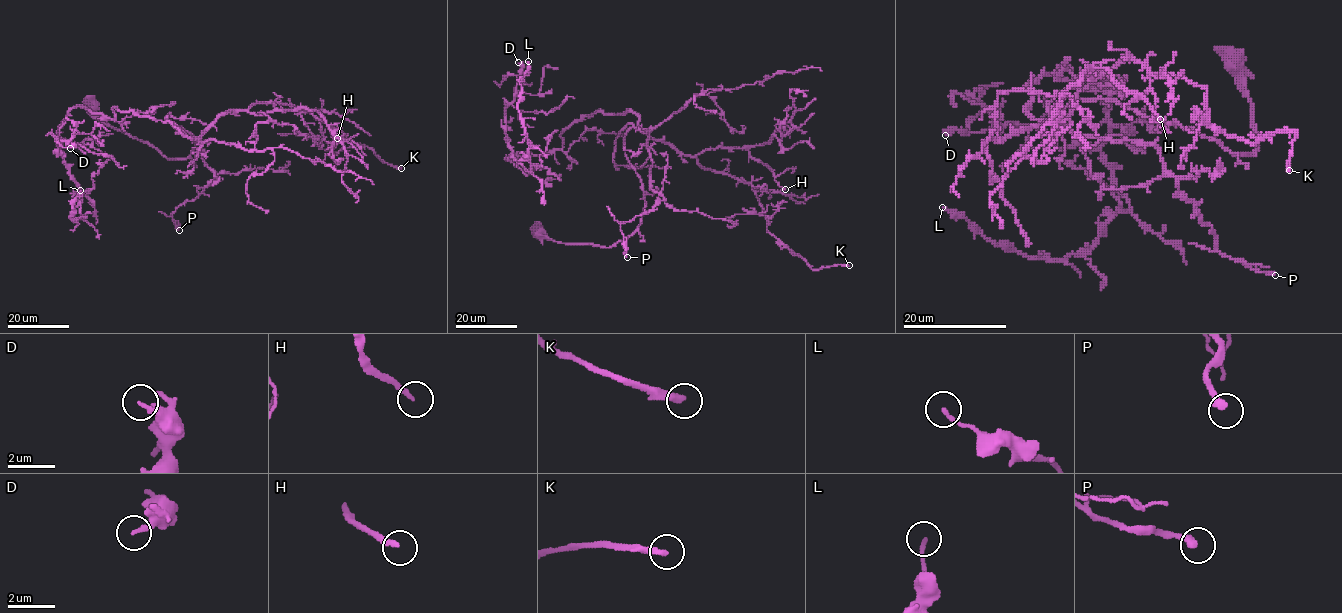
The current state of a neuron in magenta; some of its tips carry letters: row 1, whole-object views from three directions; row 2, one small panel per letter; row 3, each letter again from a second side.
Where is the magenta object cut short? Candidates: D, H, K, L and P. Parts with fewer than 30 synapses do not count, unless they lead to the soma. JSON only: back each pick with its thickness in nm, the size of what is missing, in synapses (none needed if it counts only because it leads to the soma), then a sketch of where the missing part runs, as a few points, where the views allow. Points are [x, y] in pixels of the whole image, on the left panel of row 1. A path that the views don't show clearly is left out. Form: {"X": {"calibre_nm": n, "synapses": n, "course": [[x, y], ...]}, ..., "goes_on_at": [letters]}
{"H": {"calibre_nm": 200, "synapses": 40, "course": [[337, 138], [345, 139], [348, 148], [363, 161], [394, 153], [404, 145]]}, "K": {"calibre_nm": 280, "synapses": 30, "course": [[401, 168], [410, 180], [392, 202], [389, 213], [391, 243], [363, 265], [364, 277], [353, 297]]}, "goes_on_at": ["H", "K"]}

